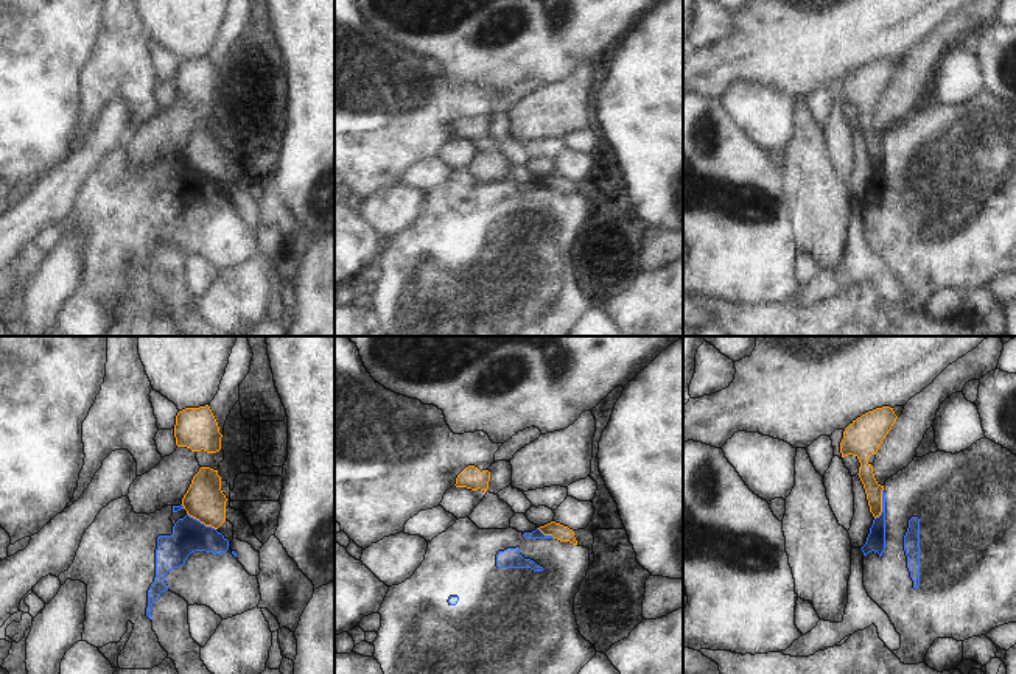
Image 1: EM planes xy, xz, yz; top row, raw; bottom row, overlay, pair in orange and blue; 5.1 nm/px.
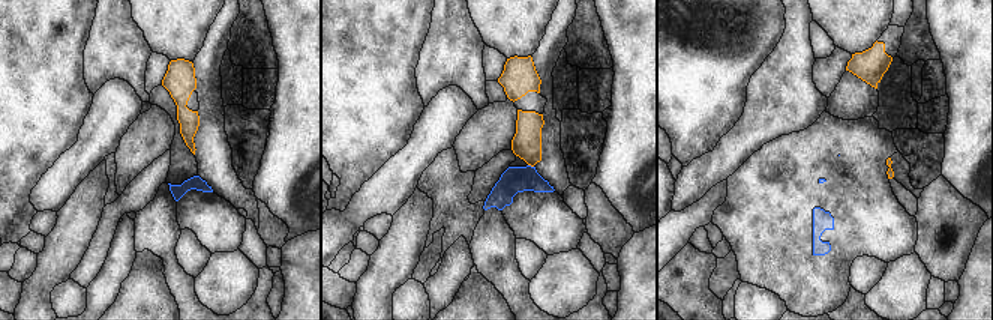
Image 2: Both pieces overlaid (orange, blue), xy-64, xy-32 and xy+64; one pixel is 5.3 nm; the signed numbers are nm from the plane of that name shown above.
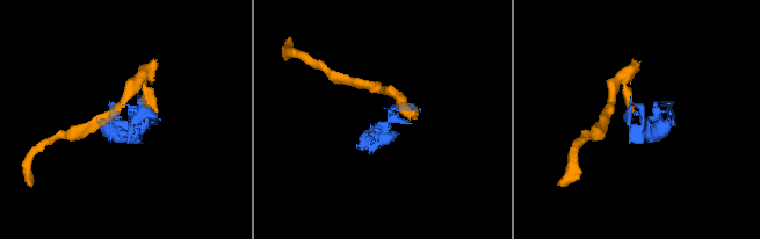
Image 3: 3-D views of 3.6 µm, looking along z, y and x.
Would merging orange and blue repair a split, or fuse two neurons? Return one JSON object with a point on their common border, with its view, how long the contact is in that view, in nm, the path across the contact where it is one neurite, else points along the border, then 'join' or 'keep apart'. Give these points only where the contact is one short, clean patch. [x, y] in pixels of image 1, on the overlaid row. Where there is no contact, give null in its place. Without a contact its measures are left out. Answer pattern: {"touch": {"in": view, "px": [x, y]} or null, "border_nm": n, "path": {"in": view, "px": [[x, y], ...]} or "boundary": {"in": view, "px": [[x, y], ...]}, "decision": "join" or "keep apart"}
{"touch": {"in": "yz", "px": [881, 505]}, "border_nm": 170, "boundary": {"in": "yz", "px": [[882, 489], [882, 511], [875, 519]]}, "decision": "keep apart"}

